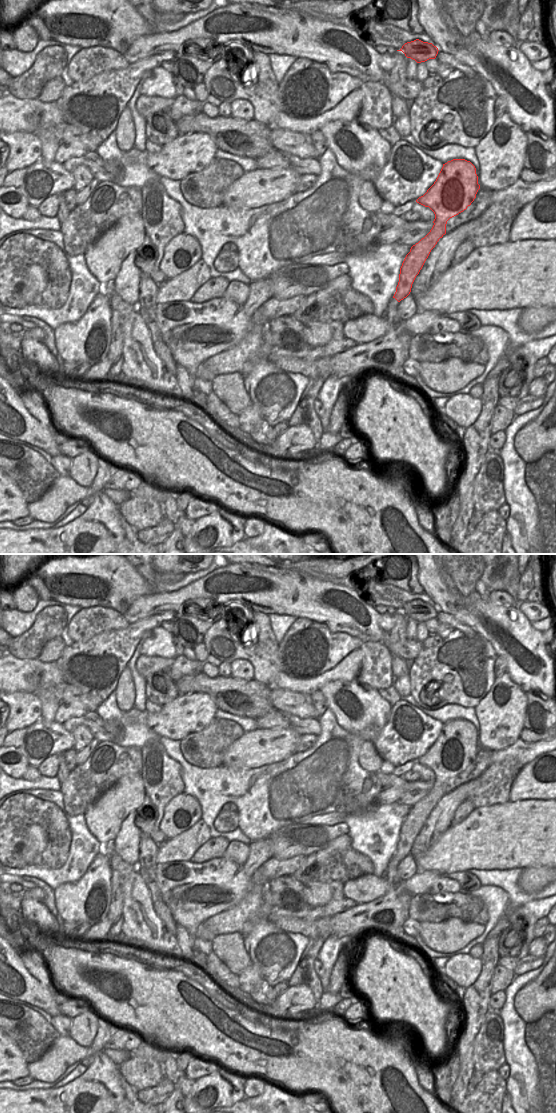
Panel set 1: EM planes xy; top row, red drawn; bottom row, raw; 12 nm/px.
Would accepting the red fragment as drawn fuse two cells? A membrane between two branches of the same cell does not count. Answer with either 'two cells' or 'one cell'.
one cell

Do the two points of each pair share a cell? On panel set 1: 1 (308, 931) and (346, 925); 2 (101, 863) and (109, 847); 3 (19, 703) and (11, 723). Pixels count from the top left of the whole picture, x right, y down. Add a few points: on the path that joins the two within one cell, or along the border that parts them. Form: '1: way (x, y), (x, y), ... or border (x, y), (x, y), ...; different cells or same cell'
1: way (317, 928), (337, 926); same cell
2: border (102, 849), (106, 855); different cells
3: way (16, 708), (15, 718); same cell

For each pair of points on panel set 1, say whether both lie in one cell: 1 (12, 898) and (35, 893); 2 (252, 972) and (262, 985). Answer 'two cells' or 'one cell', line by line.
1: one cell
2: two cells

